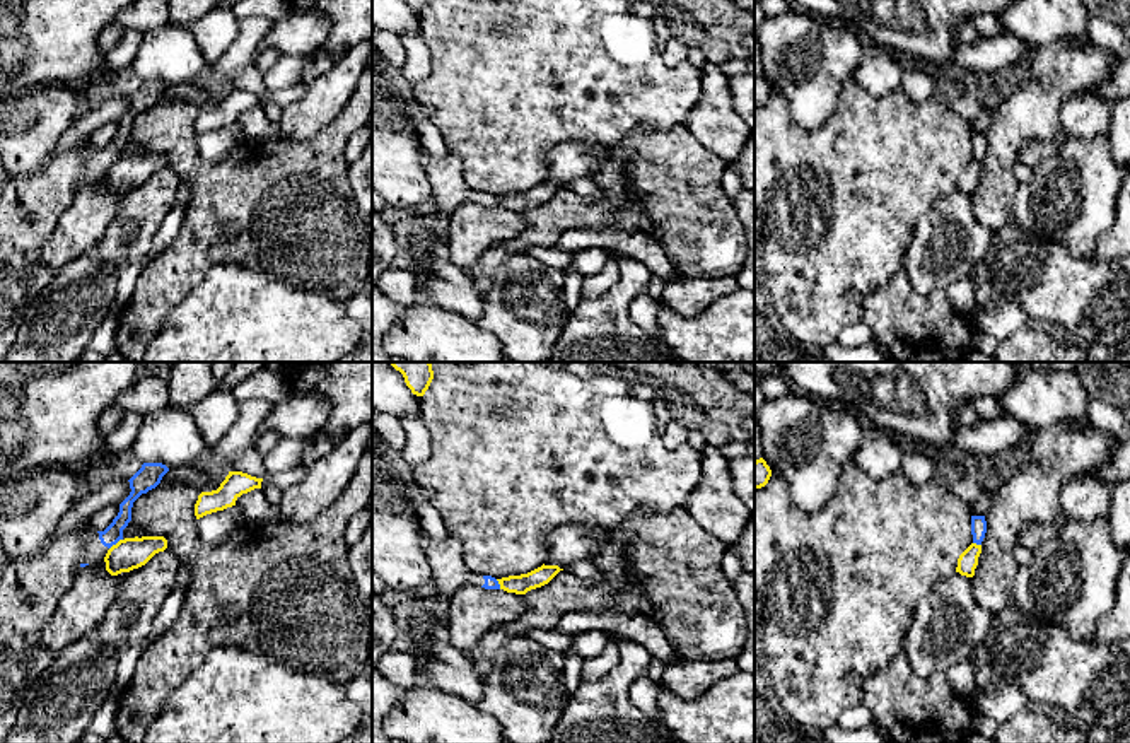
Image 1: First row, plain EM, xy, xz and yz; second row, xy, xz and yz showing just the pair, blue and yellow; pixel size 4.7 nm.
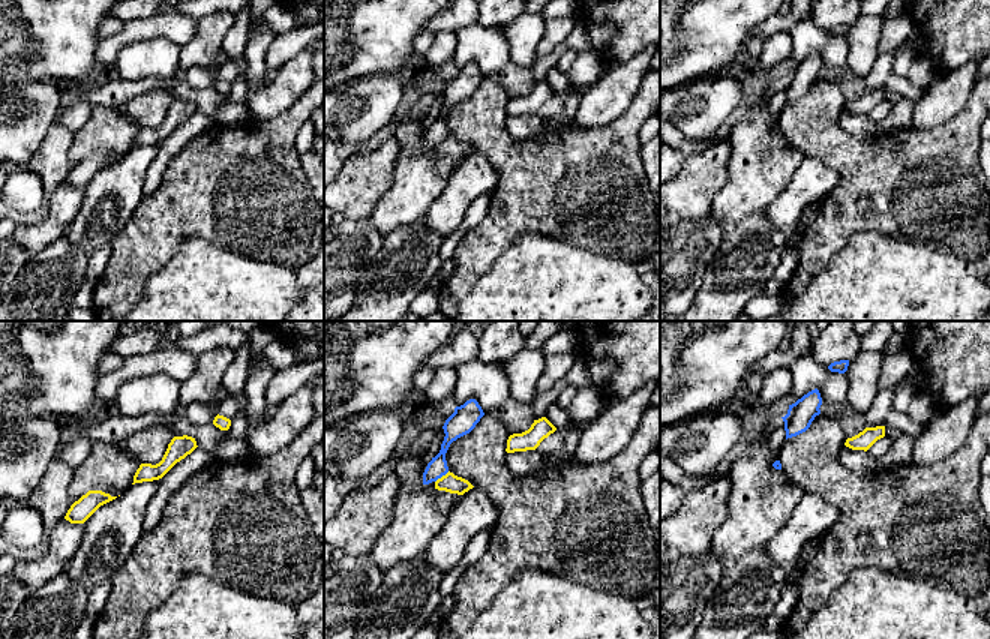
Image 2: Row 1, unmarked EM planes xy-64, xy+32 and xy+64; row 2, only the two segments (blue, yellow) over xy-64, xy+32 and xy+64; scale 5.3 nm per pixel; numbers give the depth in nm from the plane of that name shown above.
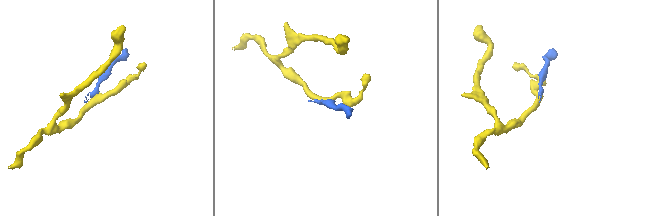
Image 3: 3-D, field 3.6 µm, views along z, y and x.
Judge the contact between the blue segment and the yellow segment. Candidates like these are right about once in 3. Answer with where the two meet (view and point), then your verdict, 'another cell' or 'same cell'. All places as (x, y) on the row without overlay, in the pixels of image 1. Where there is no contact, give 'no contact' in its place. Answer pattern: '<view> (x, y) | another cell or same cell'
xy (115, 161) | another cell

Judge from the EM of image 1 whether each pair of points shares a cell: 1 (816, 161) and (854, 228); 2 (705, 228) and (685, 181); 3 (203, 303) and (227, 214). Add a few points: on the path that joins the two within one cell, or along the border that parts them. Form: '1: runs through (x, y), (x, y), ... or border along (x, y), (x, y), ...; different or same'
1: runs through (821, 178), (821, 192), (837, 210); same
2: runs through (693, 216), (685, 207), (685, 193); same
3: border along (253, 269), (215, 263), (185, 294); different

